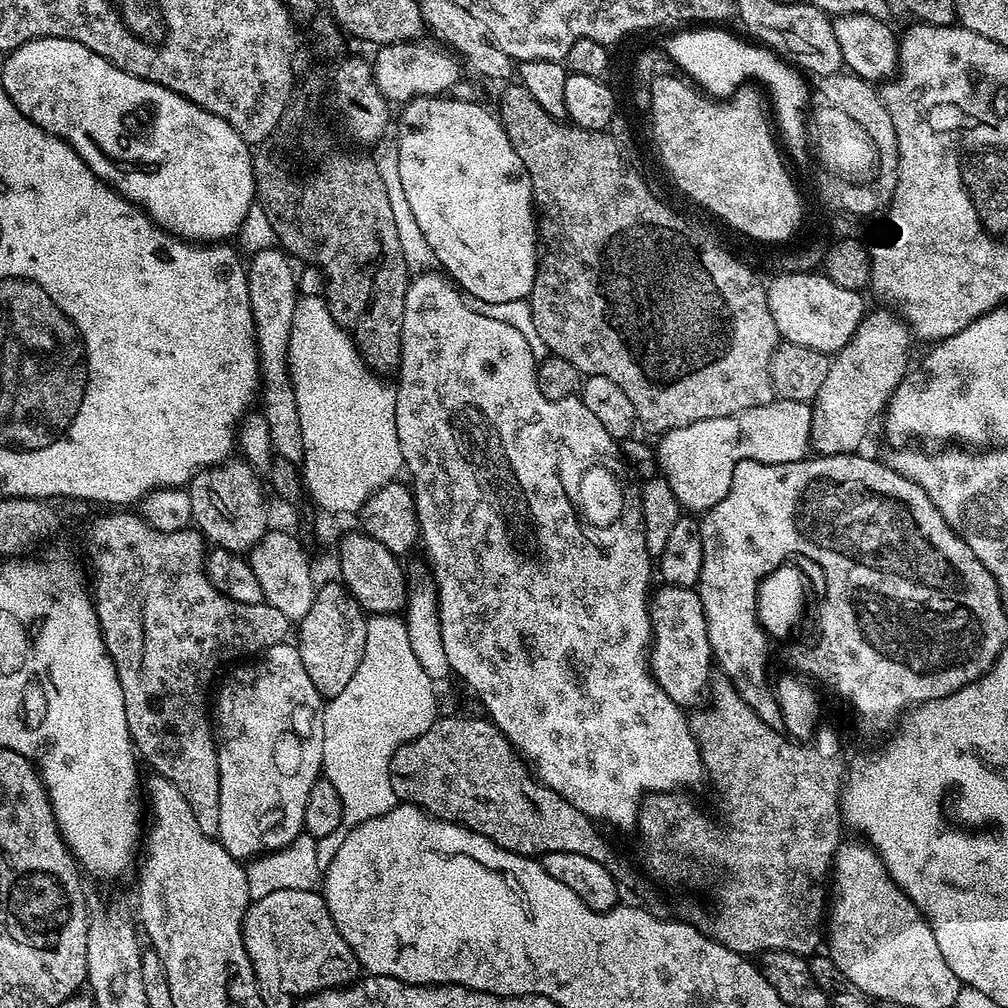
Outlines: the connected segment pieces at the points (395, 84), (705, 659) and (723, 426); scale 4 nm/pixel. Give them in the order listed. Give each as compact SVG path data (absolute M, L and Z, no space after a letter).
M427 39L407 40L401 44L385 44L375 49L376 57L371 57L372 81L376 83L376 89L383 94L389 102L407 102L419 96L439 96L448 94L452 87L460 80L462 64L449 49L439 43L427 44Z
M673 584L658 588L650 600L654 633L654 643L650 648L652 676L679 708L692 710L701 703L699 700L703 696L705 699L714 676L714 657L702 598L696 588L679 588Z
M773 398L766 406L754 406L726 418L706 418L706 422L690 422L690 426L663 433L659 440L660 445L656 444L654 448L656 463L670 490L674 490L674 498L678 498L681 509L692 514L703 514L718 506L722 498L726 498L730 482L734 478L734 466L738 466L738 462L757 460L763 464L785 464L805 459L812 442L812 405L802 400Z

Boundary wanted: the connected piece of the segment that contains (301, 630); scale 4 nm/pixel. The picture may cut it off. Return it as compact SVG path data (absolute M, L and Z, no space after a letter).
M339 581L321 583L317 587L315 602L298 622L296 645L302 666L321 699L329 700L342 694L354 676L362 658L366 640L367 615L359 603Z

